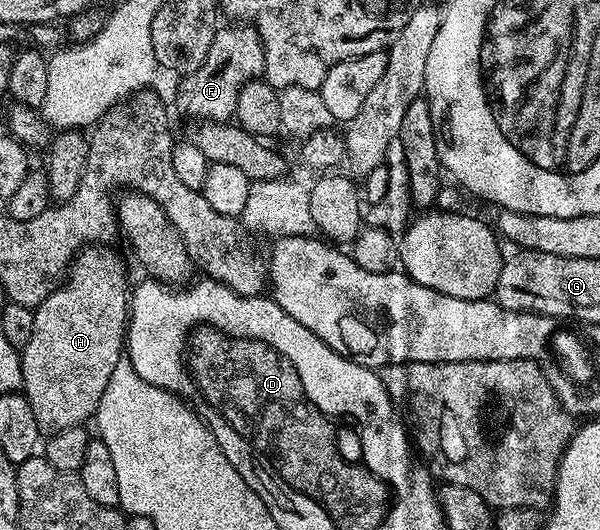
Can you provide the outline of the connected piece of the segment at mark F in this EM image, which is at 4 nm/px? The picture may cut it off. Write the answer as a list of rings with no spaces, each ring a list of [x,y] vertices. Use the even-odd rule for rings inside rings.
[[[251,26],[217,27],[214,42],[210,42],[210,51],[206,62],[198,66],[190,75],[179,81],[180,89],[176,92],[176,104],[196,122],[214,120],[228,122],[235,117],[238,94],[248,80],[264,75],[264,47],[260,35]]]

